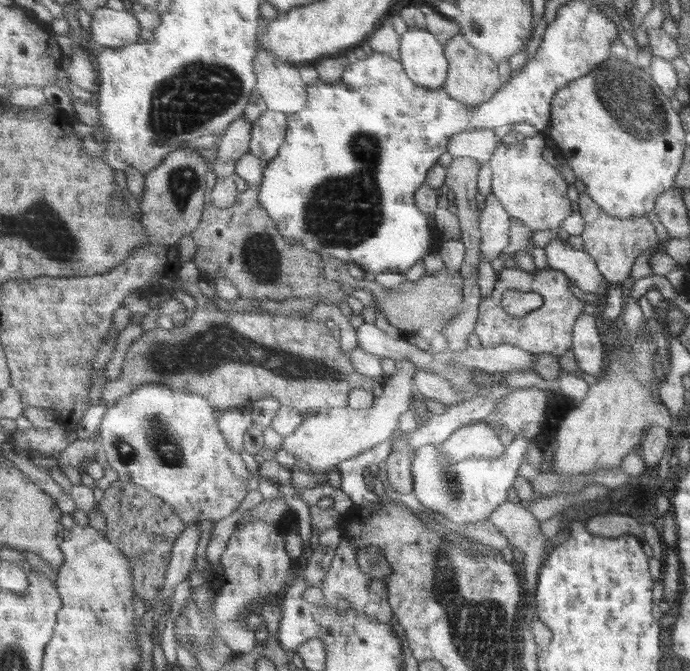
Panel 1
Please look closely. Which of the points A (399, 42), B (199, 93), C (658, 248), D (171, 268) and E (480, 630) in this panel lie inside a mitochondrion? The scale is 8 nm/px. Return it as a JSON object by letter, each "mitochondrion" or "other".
{"A":"other","B":"mitochondrion","C":"other","D":"other","E":"mitochondrion"}

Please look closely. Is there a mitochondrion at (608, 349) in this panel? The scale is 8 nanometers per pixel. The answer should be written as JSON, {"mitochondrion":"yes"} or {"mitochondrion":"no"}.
{"mitochondrion":"no"}

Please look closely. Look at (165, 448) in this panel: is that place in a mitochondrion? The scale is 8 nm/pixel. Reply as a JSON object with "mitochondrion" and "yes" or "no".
{"mitochondrion":"yes"}

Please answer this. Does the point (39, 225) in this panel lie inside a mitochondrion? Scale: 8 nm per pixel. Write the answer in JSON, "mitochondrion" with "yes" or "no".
{"mitochondrion":"yes"}

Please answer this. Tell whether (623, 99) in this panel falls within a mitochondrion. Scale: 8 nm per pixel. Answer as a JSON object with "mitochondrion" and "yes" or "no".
{"mitochondrion":"yes"}

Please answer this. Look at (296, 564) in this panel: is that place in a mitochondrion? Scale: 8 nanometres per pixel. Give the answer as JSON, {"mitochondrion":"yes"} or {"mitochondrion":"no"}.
{"mitochondrion":"no"}

